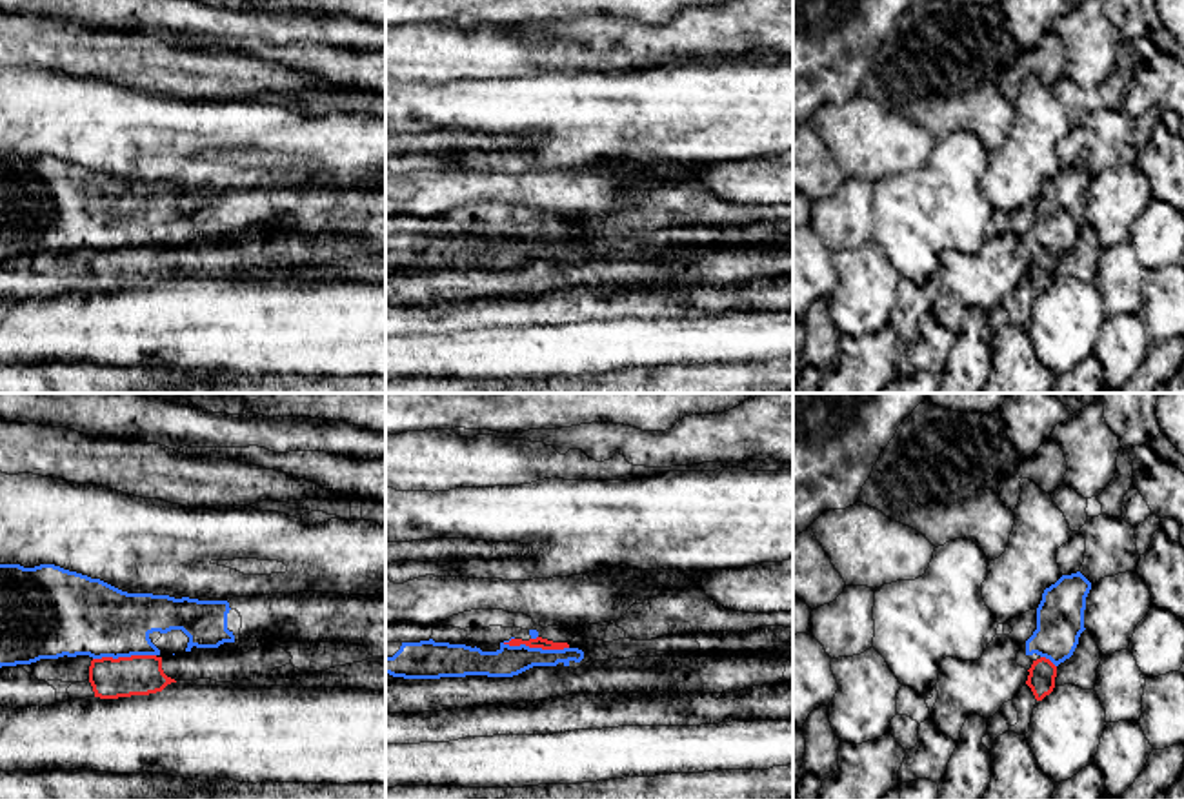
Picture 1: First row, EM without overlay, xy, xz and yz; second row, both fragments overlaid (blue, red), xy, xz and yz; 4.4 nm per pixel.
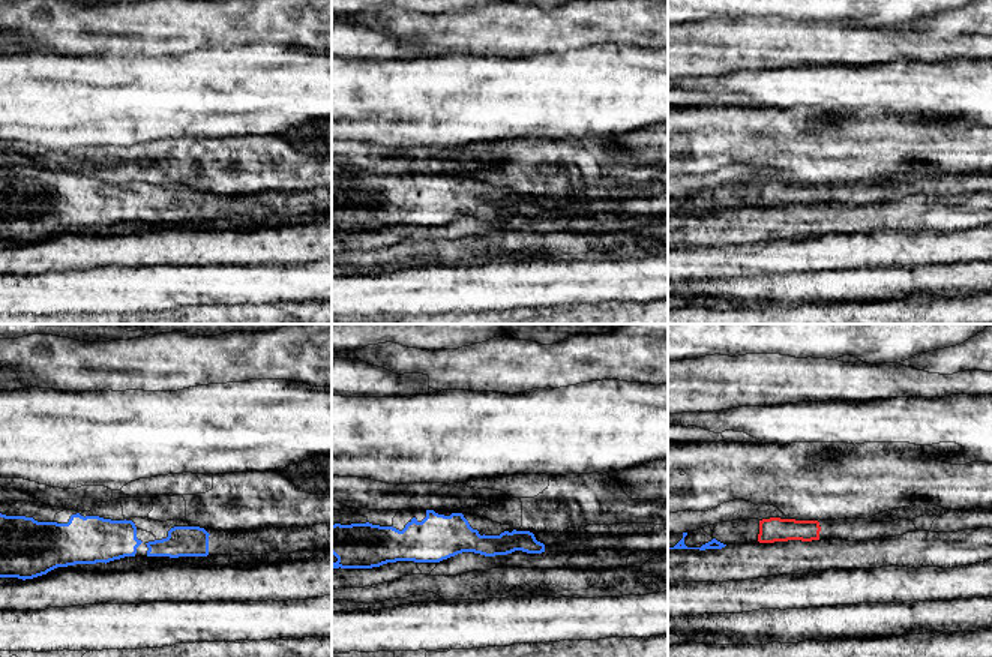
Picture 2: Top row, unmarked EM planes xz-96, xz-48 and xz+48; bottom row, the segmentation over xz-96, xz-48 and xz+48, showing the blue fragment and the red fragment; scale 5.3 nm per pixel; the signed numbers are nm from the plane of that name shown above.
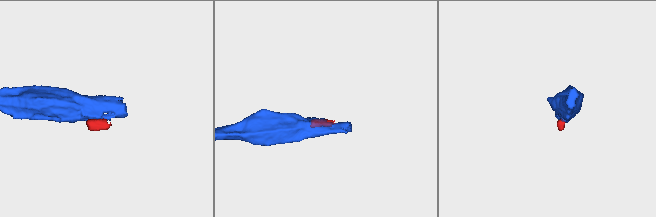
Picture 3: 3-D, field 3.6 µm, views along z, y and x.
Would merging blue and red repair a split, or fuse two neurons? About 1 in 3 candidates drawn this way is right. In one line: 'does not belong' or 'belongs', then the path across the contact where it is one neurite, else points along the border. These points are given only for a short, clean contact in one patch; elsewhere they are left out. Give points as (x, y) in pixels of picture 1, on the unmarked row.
does not belong; border along xz (502, 235), (568, 241)

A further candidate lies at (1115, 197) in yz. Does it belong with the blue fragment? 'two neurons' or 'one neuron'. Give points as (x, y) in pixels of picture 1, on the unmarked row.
two neurons

